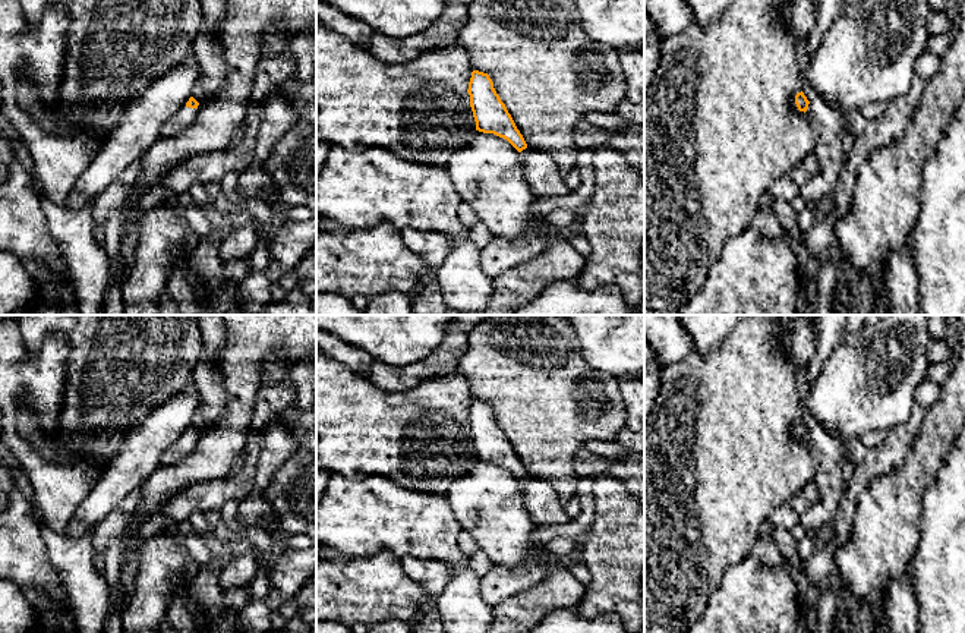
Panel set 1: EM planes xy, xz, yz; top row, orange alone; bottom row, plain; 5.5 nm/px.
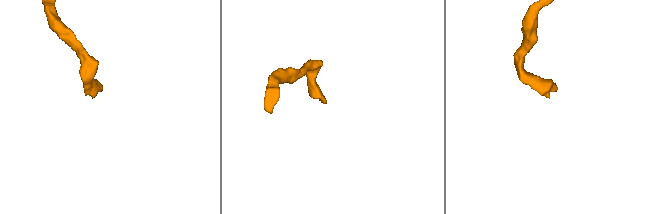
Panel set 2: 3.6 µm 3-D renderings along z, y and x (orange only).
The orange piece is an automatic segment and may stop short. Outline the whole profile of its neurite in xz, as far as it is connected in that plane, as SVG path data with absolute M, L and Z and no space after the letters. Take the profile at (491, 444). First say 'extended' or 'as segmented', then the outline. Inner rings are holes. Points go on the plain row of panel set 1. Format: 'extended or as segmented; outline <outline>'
as segmented; outline M473 399L467 421L476 459L507 467L518 481L527 476L523 463L496 422L488 401Z

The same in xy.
extended; outline M190 425L186 431L186 435L182 440L177 440L164 451L160 463L164 466L174 464L186 457L189 453L192 453L198 441L198 434L199 431L193 425Z

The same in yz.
extended; outline M802 419L795 423L795 432L819 457L819 470L814 478L819 486L819 501L800 517L800 523L808 535L816 536L816 532L821 526L833 523L839 513L843 495L842 466L845 453L838 438L821 428L810 431Z

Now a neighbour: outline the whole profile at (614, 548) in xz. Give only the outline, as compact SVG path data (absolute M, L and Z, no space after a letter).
M611 475L595 476L593 498L595 517L580 547L592 579L574 610L584 618L616 614L630 633L638 633L644 627L644 506L622 479Z

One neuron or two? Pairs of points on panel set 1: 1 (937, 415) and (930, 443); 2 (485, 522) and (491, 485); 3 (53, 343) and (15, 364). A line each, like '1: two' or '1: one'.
1: one
2: one
3: one

